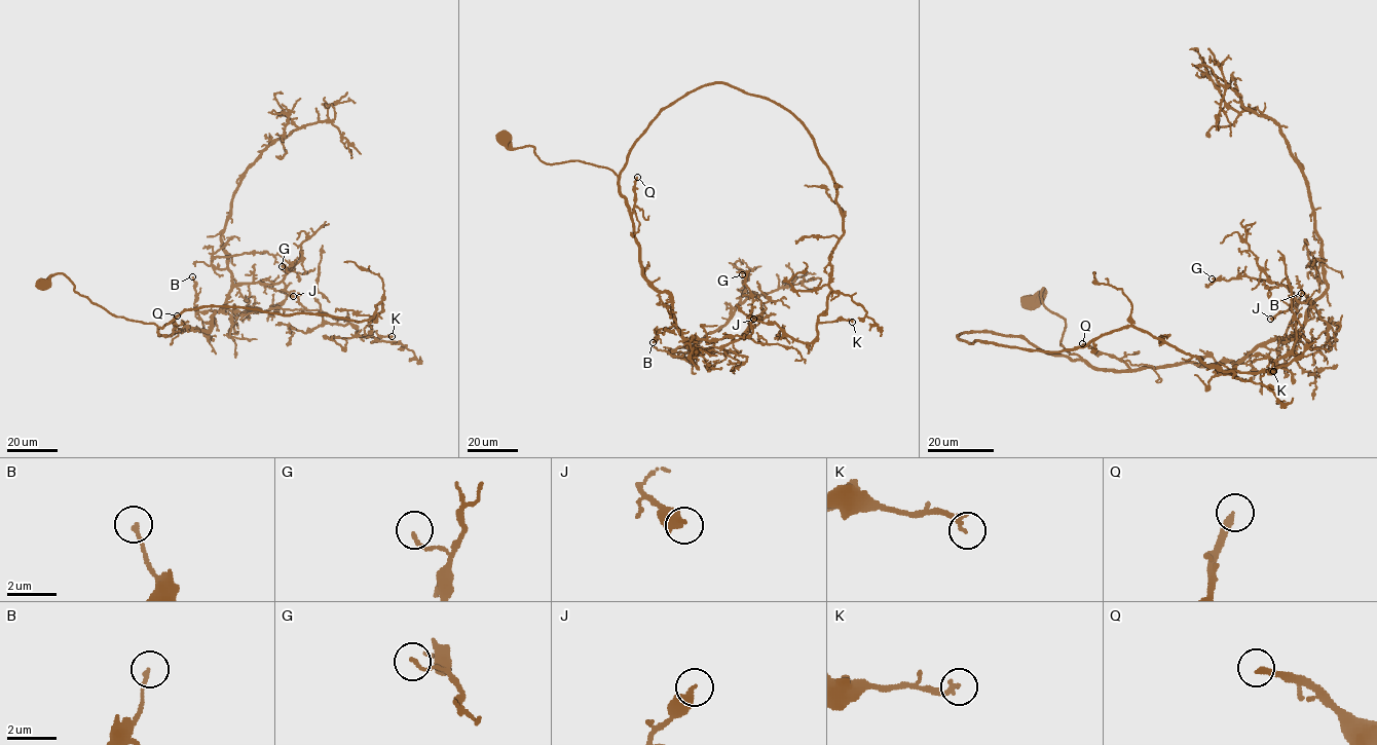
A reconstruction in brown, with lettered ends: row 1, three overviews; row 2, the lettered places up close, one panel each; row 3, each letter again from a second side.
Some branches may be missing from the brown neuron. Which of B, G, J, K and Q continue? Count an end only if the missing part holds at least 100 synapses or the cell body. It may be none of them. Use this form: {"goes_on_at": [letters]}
{"goes_on_at": ["Q"]}

